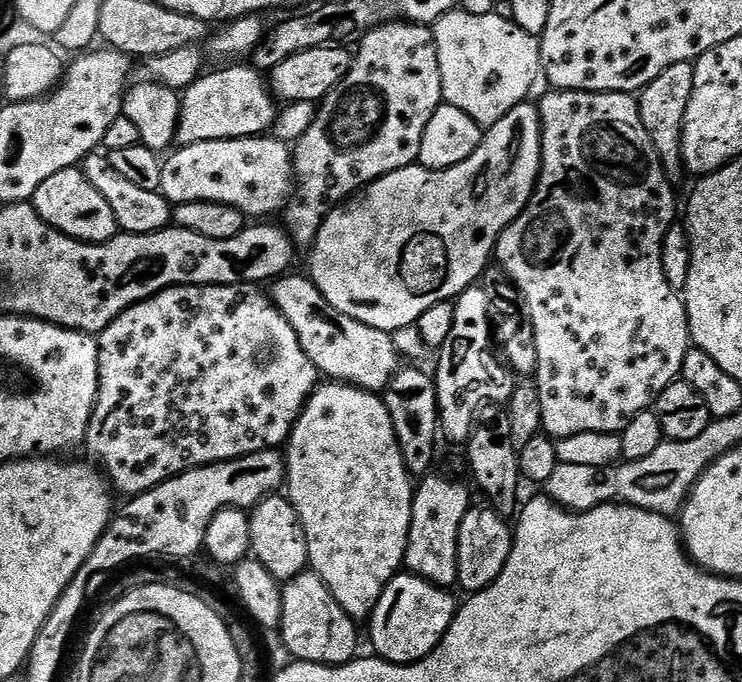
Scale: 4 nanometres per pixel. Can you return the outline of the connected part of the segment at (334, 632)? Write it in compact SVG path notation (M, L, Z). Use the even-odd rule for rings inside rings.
M305 570L283 585L282 618L278 635L284 639L284 644L292 655L289 657L297 661L305 660L311 664L346 664L357 655L356 628L358 628L357 621L349 618L346 610L342 610L338 602L334 602L334 594L330 594L326 582L322 582L322 578L318 578L315 572Z

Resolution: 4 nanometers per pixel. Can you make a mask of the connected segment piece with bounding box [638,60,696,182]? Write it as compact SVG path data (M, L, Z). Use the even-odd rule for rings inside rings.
M687 60L666 66L666 70L662 70L662 74L658 74L658 78L646 85L638 96L642 126L646 134L650 134L650 142L654 142L654 150L658 150L664 173L673 182L679 181L679 176L686 172L682 158L682 130L686 106L694 90L695 73L695 67Z

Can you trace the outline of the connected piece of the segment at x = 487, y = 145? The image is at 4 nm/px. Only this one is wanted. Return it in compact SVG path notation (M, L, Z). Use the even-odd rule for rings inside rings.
M525 102L514 106L510 114L481 135L478 150L466 162L437 172L415 163L368 184L324 217L310 249L310 279L334 310L383 332L416 324L436 303L455 301L483 277L498 238L530 202L540 176L541 138L540 109L535 103Z

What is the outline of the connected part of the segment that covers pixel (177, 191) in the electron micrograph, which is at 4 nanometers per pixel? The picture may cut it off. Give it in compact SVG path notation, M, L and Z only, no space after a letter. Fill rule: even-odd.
M271 134L246 136L236 140L200 141L197 144L180 146L167 157L169 160L165 159L162 163L162 182L159 193L173 206L225 204L231 208L237 208L248 218L268 218L271 217L268 216L271 212L279 213L283 209L294 191L292 153L293 149L287 143L276 140Z

